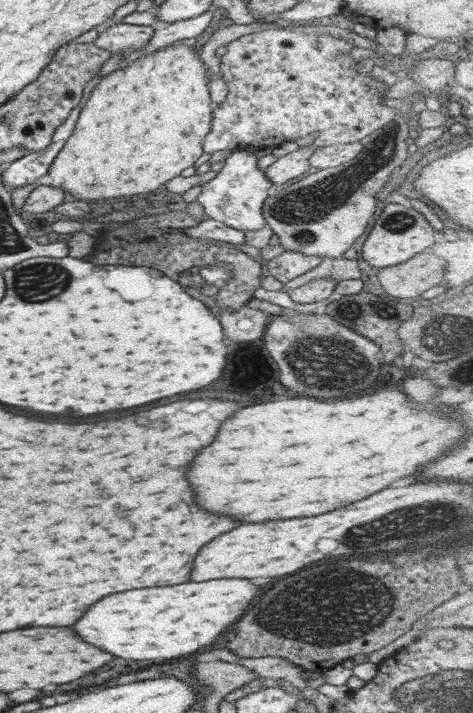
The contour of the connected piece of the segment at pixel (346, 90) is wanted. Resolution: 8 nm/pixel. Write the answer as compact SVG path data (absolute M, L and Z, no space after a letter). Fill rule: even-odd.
M320 26L258 31L229 42L225 45L226 52L217 59L227 94L212 112L209 132L202 140L202 151L205 154L223 149L252 152L266 146L273 148L281 142L293 142L309 134L317 147L351 145L388 125L395 110L383 106L382 102L388 99L379 95L387 87L378 81L379 78L371 77L371 73L355 73L357 63L345 55L353 46L334 36L329 27Z

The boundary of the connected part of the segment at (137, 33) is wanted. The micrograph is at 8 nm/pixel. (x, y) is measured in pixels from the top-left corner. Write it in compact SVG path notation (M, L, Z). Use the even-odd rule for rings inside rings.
M115 24L107 30L99 30L92 44L110 52L118 54L124 50L142 50L149 43L155 26Z

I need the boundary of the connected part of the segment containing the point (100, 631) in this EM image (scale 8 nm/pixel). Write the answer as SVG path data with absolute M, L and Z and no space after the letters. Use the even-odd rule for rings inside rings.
M239 578L127 590L109 594L89 606L73 624L73 630L85 642L125 660L167 660L189 656L215 640L218 642L219 634L240 619L257 592L257 584Z

